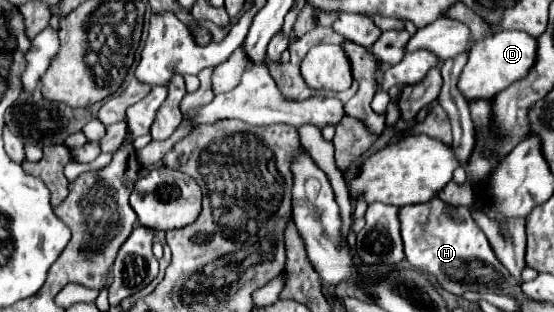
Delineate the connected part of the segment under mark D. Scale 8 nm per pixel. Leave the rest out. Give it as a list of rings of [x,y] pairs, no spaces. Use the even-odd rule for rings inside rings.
[[[505,30],[493,36],[487,36],[473,44],[469,50],[469,60],[459,76],[457,88],[465,96],[465,100],[477,100],[477,98],[493,98],[493,94],[499,94],[515,80],[523,78],[529,68],[535,62],[535,38],[519,32],[519,30]]]

